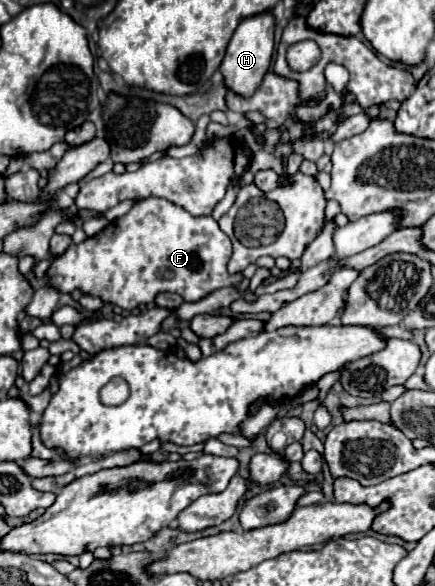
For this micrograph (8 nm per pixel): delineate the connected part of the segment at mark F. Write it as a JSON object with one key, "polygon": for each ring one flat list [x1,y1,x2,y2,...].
{"polygon":[[146,199,94,237,80,245,72,243,56,257,48,269,46,287,58,293,80,289,84,295,100,297,128,311,154,303,156,295,166,291,178,293,186,301,198,301,220,287,242,281,242,275,228,273,230,255,232,243,212,217,196,219,166,199]]}

